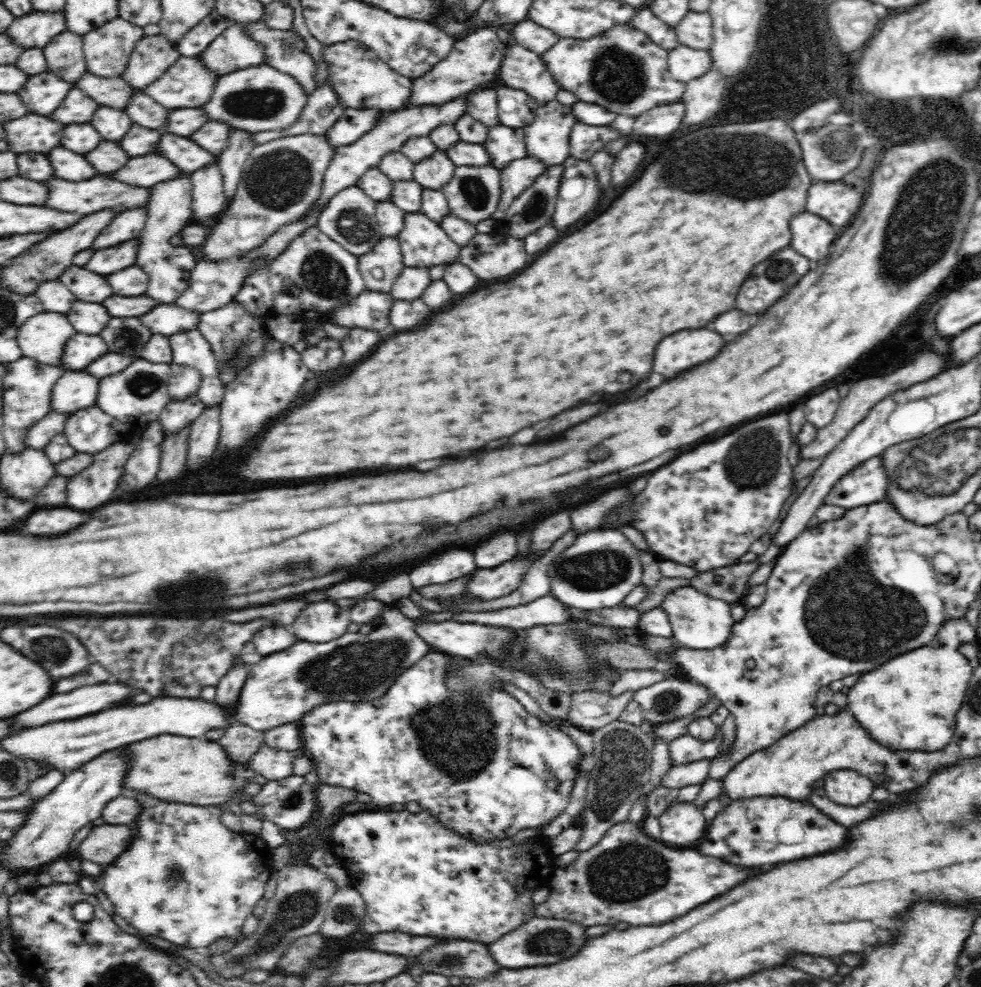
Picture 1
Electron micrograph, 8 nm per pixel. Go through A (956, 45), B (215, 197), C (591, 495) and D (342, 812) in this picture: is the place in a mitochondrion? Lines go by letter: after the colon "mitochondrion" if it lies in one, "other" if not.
A: mitochondrion
B: other
C: other
D: other

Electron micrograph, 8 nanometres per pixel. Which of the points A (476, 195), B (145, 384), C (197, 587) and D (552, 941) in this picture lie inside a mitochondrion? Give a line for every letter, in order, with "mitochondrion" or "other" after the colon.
A: mitochondrion
B: mitochondrion
C: mitochondrion
D: mitochondrion

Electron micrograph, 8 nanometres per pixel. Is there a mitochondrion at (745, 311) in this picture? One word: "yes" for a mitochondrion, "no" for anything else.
no

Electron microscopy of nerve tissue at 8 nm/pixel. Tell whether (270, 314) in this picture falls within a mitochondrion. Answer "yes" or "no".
no

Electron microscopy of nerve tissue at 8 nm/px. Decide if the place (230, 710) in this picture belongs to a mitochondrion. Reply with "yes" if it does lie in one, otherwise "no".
no

